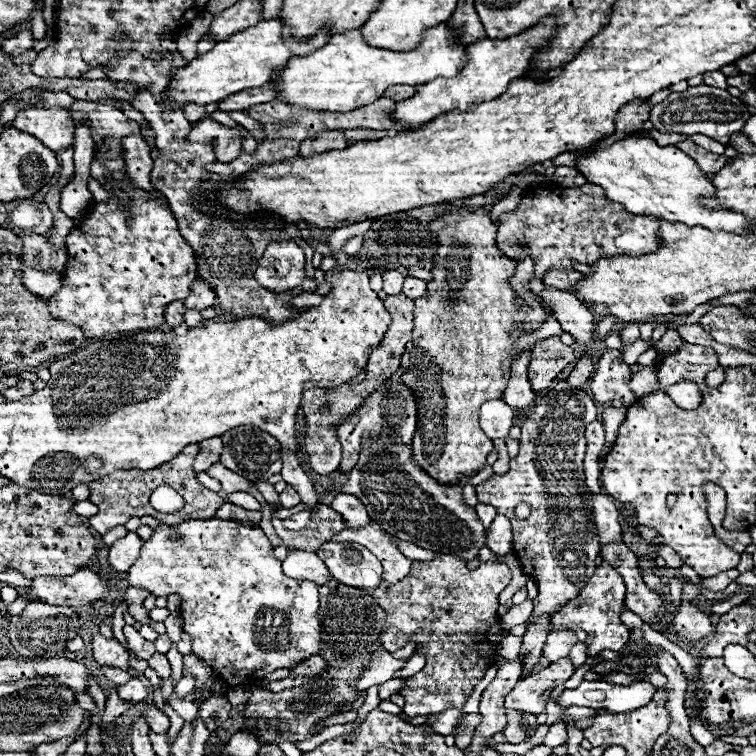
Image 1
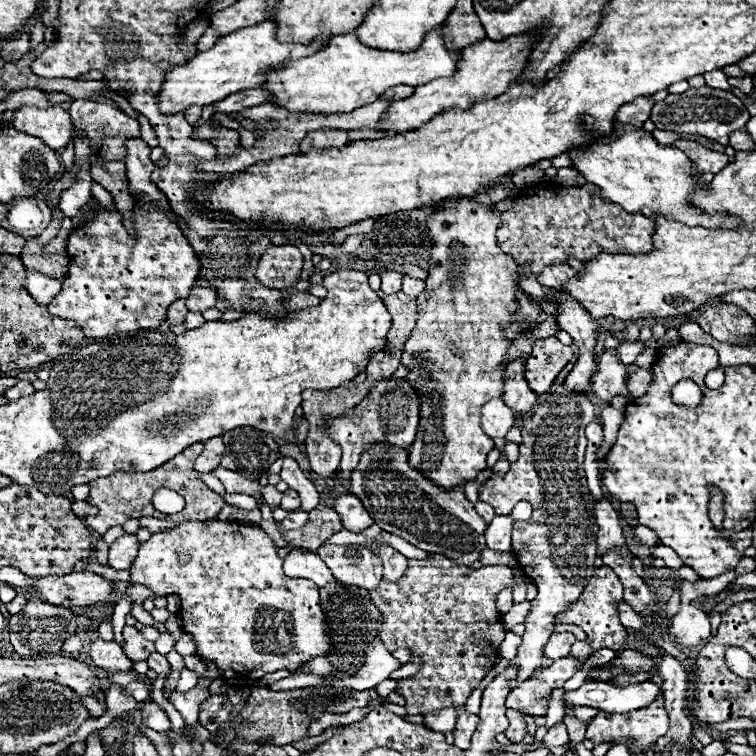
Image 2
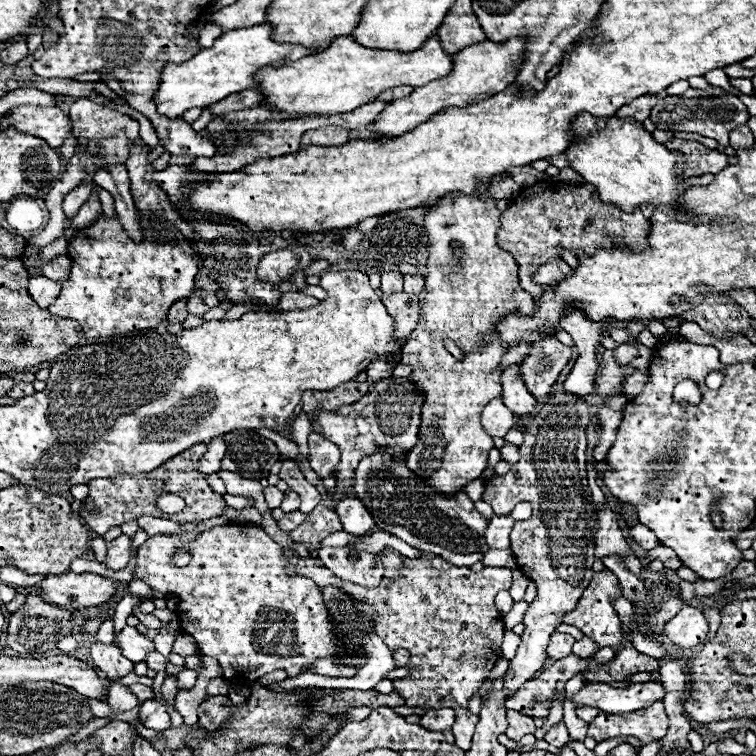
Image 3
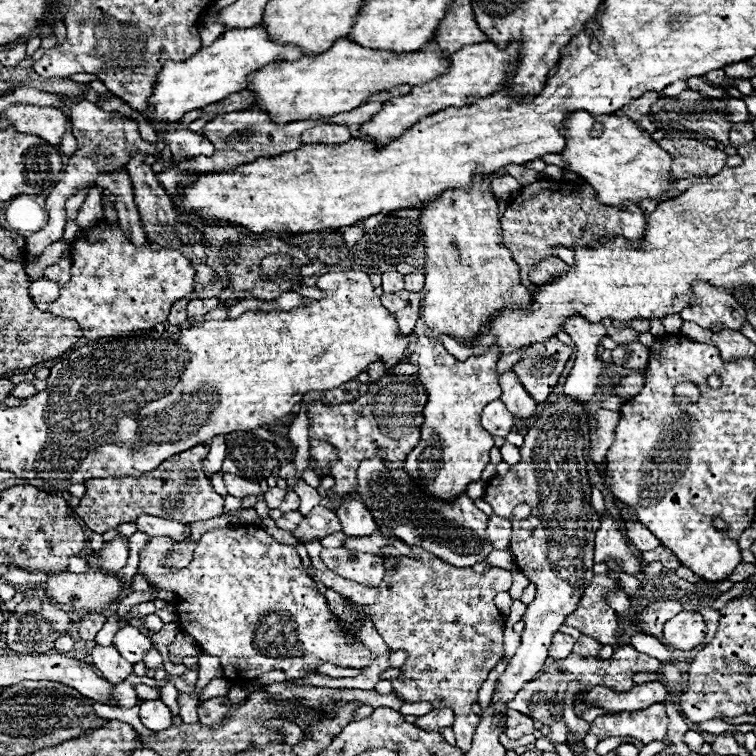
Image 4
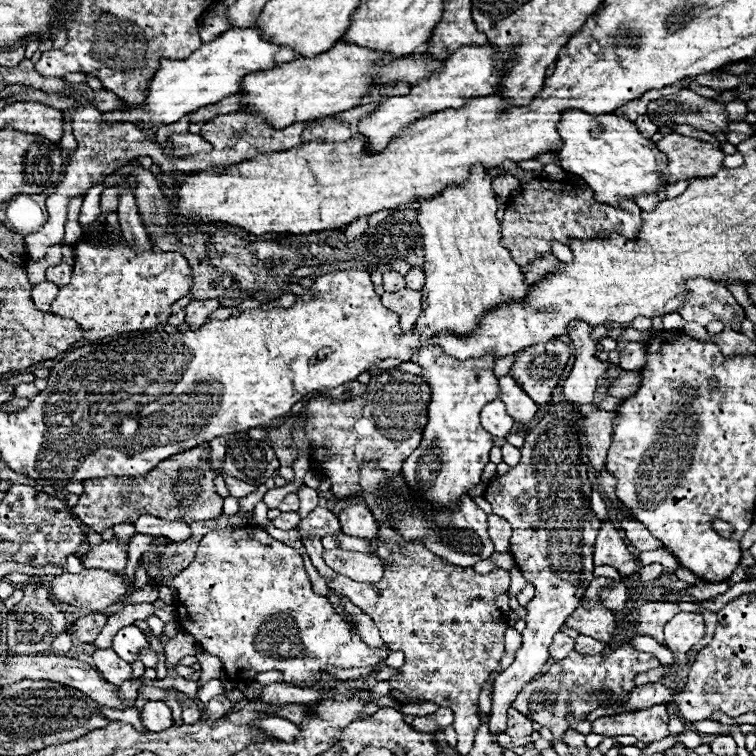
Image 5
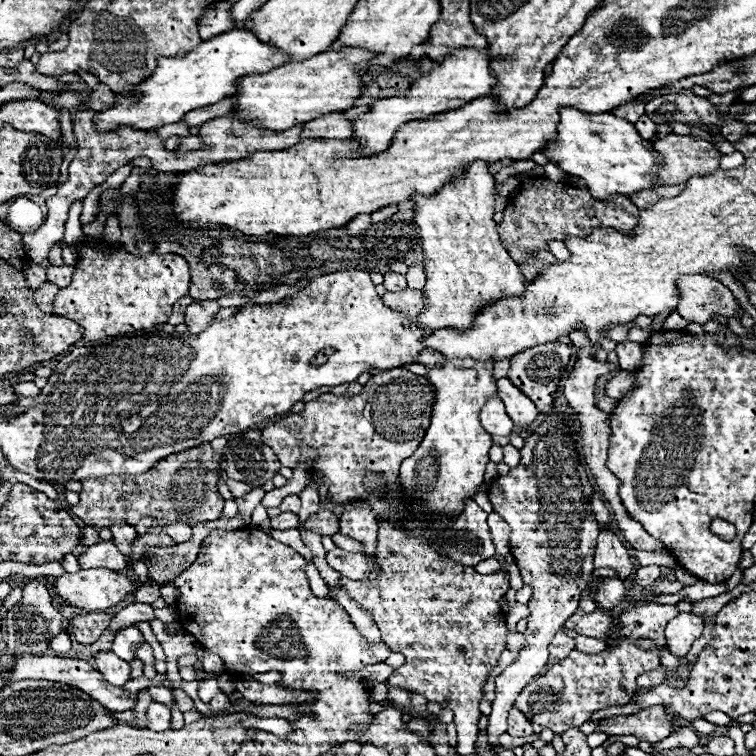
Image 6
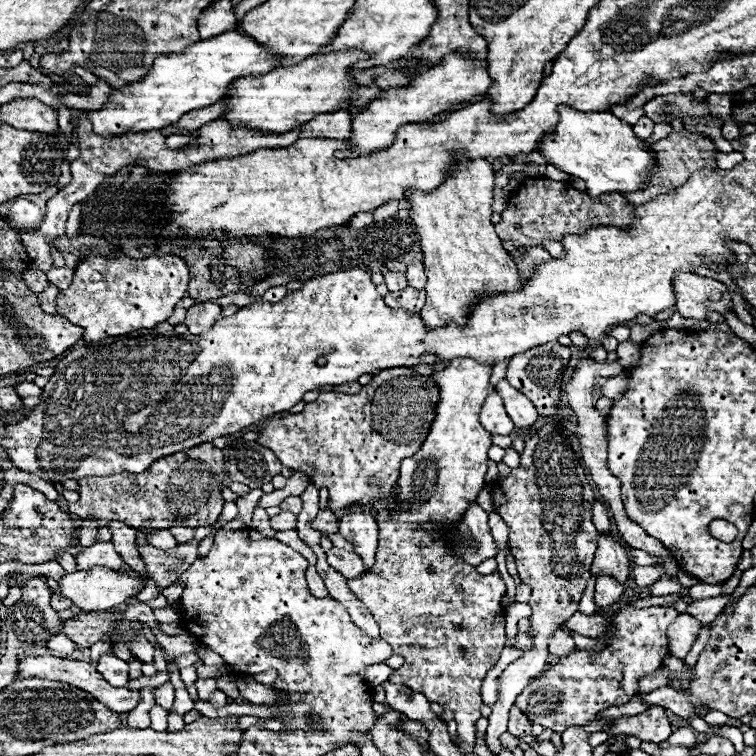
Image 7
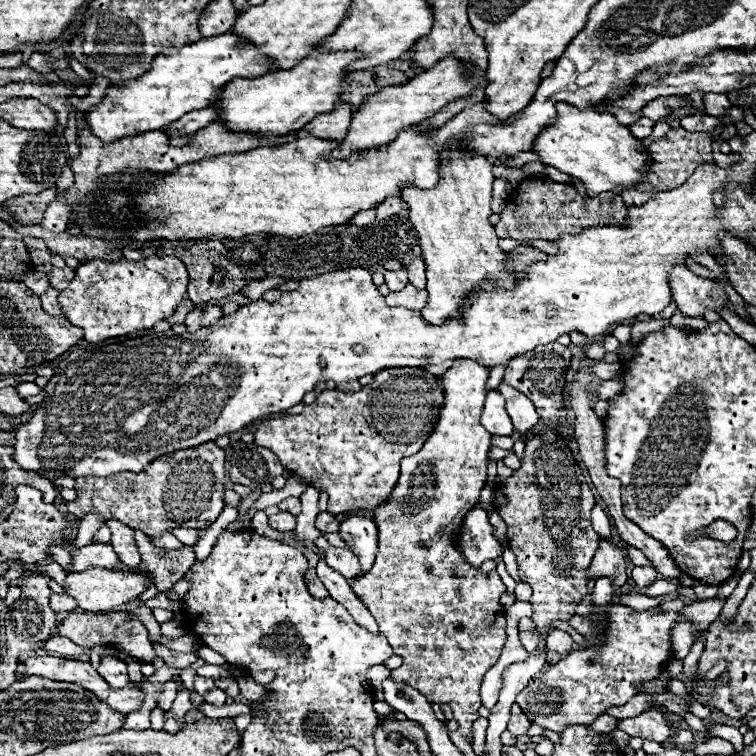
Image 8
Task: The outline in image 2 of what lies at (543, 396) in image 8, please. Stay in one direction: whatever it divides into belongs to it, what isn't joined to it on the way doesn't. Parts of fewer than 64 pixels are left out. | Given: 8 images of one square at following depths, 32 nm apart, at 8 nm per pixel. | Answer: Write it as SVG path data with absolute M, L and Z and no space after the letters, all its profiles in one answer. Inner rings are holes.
M556 336L546 340L536 340L526 362L526 380L538 396L550 390L550 384L560 374L560 370L572 360L574 350L564 346Z

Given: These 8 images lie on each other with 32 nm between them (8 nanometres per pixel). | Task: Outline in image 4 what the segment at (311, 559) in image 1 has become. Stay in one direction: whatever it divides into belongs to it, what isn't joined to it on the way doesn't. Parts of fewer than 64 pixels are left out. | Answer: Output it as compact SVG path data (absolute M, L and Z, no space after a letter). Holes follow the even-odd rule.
M392 546L380 550L380 556L392 554L400 564L396 572L384 576L376 588L344 580L330 570L322 572L318 568L302 568L316 582L334 588L360 606L368 606L372 622L388 648L408 652L408 660L402 666L404 674L392 678L398 696L408 704L430 702L434 708L452 708L456 712L452 730L458 748L468 752L474 730L480 722L480 716L472 712L472 702L478 698L478 690L490 670L504 656L504 624L500 624L502 614L494 606L494 596L510 589L512 572L504 568L488 568L481 574L472 568L456 568L422 548L412 546L412 550L412 558L400 556Z

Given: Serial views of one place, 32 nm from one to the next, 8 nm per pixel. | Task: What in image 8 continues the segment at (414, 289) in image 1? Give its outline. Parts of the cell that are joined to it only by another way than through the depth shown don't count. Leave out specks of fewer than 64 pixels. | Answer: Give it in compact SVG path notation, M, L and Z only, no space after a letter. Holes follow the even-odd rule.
M422 258L412 260L412 262L408 264L408 280L410 280L412 286L424 288L424 284L426 284L426 274L424 274L424 262L422 262Z

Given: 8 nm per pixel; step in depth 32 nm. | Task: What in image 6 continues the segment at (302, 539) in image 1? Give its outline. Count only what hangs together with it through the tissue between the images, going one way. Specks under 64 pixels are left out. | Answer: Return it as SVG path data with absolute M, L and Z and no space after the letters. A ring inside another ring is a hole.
M320 508L316 514L312 514L304 522L304 528L310 532L316 532L320 536L332 536L338 532L338 516L326 508Z

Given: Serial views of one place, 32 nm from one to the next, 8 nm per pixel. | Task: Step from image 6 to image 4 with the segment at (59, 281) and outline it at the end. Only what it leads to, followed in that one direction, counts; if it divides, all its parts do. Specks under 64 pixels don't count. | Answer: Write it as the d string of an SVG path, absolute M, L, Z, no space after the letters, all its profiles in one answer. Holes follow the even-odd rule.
M60 258L60 262L48 266L44 270L44 278L50 278L50 280L56 280L60 284L68 282L70 280L70 260L68 258Z

